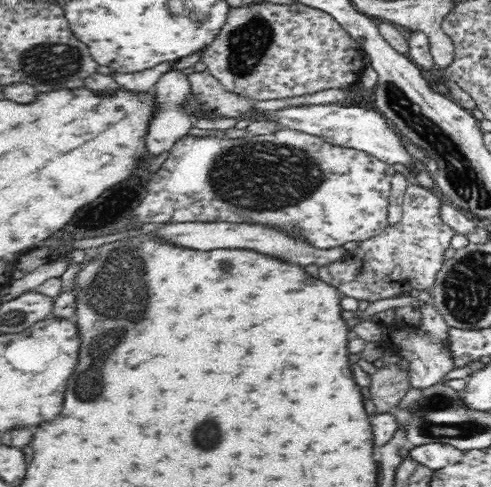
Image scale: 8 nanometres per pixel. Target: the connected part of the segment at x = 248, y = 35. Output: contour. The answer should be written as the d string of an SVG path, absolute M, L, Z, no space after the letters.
M300 3L252 4L252 6L228 6L230 14L222 26L219 36L201 54L201 61L208 66L209 73L220 81L227 91L254 100L292 98L314 94L322 90L337 88L348 98L360 95L362 72L367 62L360 42L352 38L344 27L322 10Z

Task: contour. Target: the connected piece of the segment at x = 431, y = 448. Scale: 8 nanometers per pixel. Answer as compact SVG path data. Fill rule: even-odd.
M430 443L422 446L409 446L409 455L420 464L432 470L444 469L448 465L460 462L464 451L448 444Z

